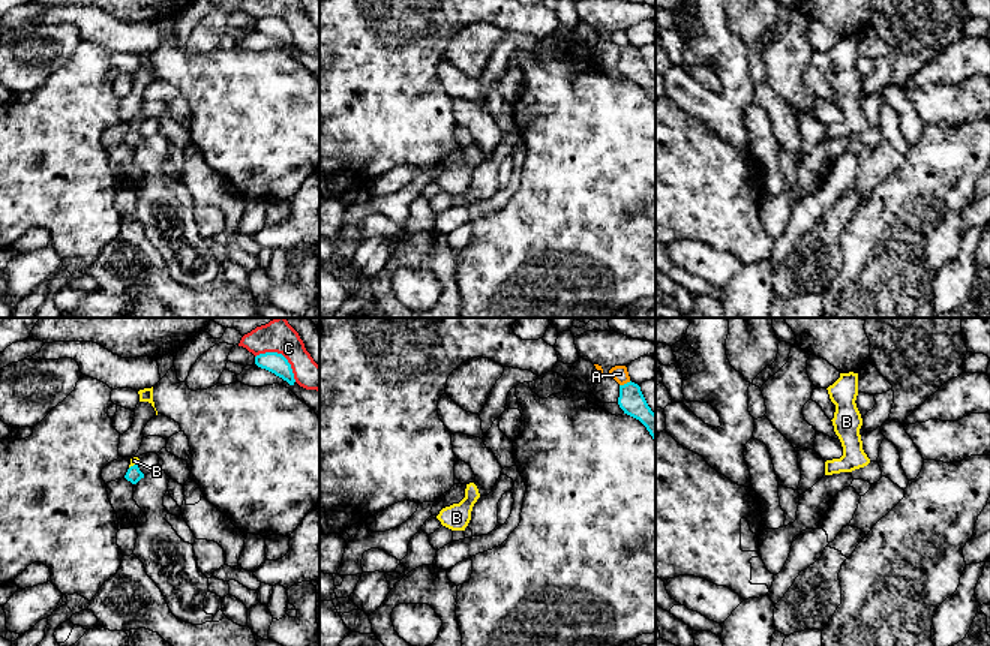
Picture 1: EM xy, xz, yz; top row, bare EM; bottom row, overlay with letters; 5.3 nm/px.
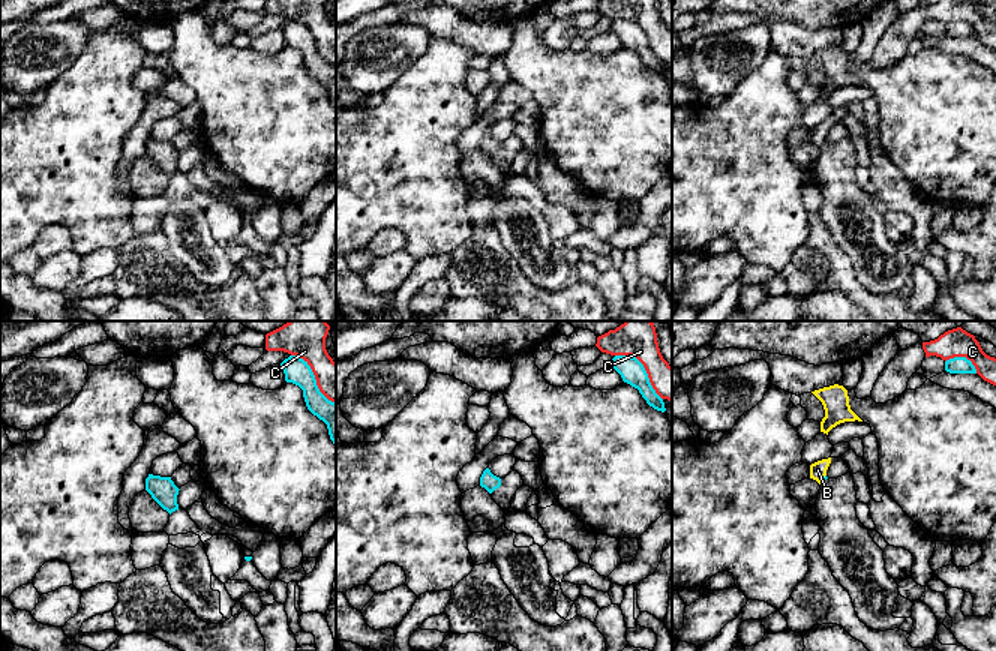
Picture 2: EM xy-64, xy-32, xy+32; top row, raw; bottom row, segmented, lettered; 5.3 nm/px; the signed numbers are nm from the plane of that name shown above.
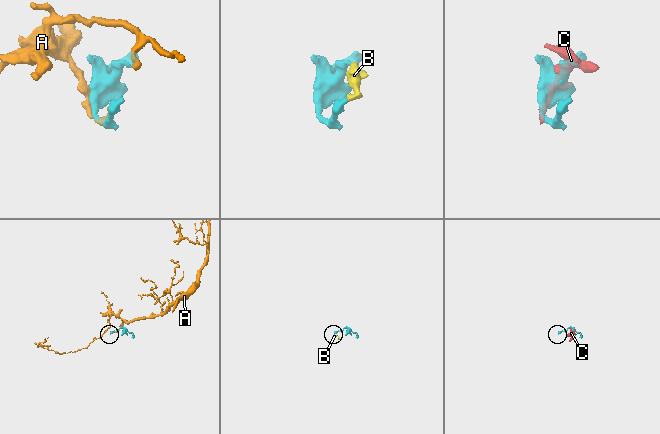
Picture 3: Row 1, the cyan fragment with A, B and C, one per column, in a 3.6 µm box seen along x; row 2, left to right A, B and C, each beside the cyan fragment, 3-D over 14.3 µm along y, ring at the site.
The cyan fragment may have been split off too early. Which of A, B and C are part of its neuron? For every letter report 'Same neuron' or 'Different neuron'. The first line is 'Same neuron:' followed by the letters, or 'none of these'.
Same neuron: B
A: Different neuron
B: Same neuron
C: Different neuron

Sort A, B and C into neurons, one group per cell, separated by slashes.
A / B / C

